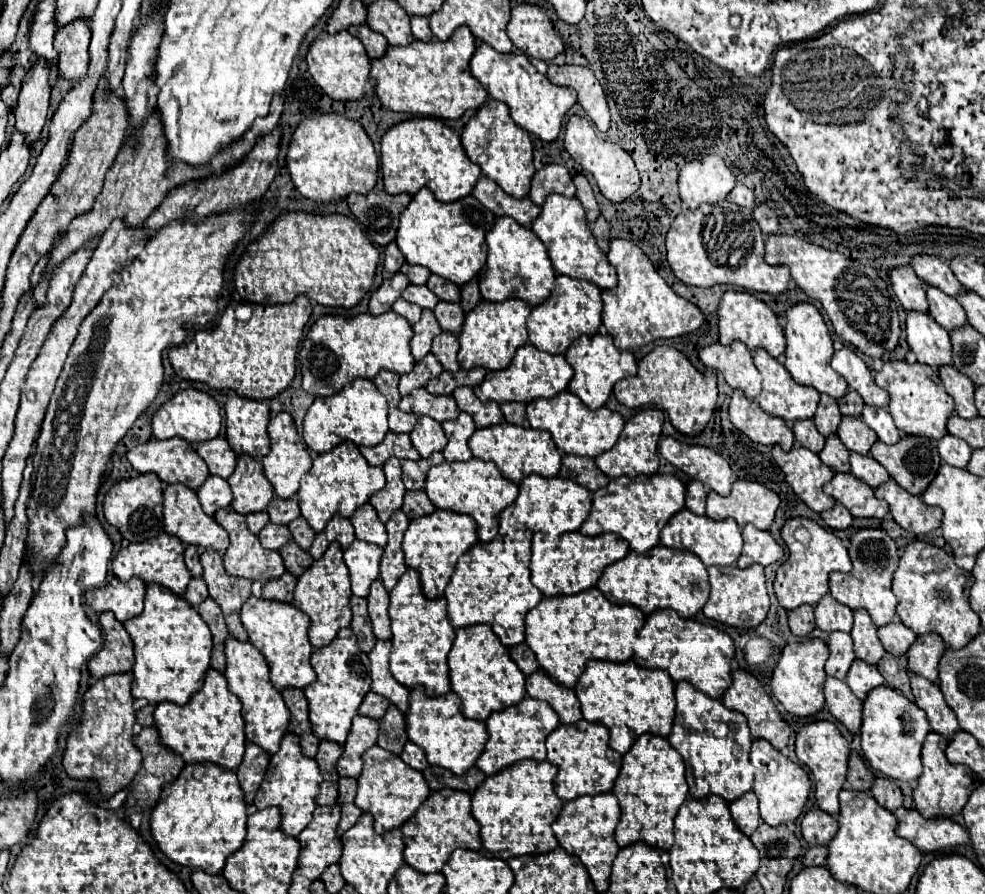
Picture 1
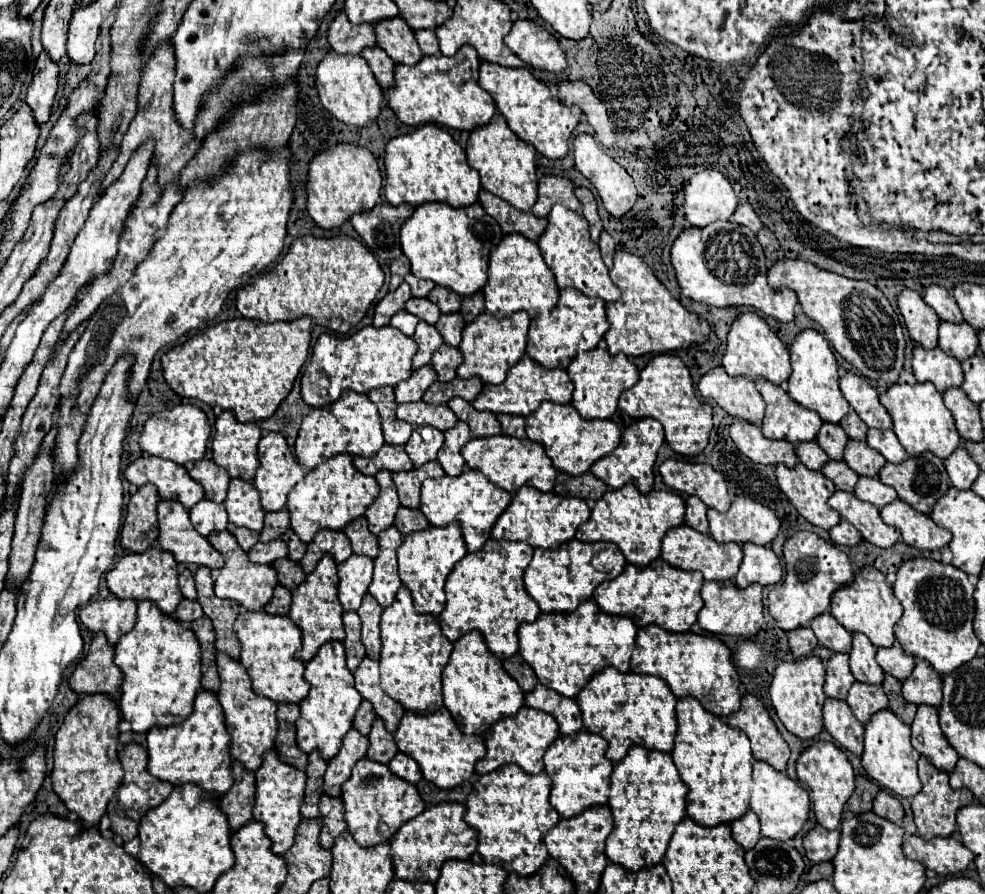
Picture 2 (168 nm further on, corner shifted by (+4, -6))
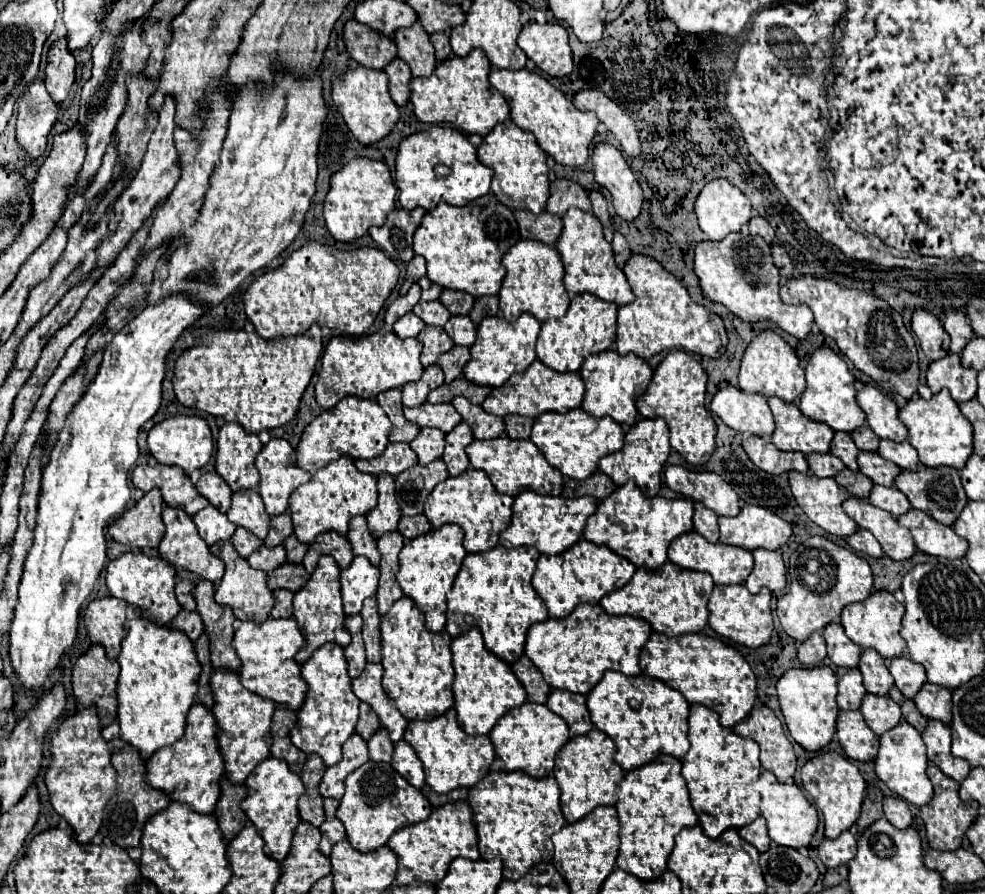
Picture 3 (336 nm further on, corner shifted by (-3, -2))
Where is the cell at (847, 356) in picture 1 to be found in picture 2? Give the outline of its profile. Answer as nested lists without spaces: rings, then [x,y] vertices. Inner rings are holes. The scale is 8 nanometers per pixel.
[[[845,373],[841,377],[841,393],[849,401],[849,405],[857,411],[857,415],[865,421],[867,427],[873,427],[873,429],[893,427],[889,413],[879,403],[877,389],[871,387],[865,377],[859,377],[855,373]]]

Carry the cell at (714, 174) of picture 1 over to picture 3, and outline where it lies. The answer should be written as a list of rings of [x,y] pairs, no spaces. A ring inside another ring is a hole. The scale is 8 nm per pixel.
[[[724,177],[704,185],[696,197],[694,211],[700,229],[712,241],[720,241],[732,231],[742,231],[752,217],[748,197]]]

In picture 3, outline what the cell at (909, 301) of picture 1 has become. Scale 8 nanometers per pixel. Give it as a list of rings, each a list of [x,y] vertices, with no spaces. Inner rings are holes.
[[[916,309],[912,315],[912,331],[930,361],[948,355],[950,337],[934,313],[930,313],[928,309]]]

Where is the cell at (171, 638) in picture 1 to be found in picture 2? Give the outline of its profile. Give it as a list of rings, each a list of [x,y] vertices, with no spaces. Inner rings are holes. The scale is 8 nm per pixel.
[[[151,601],[137,603],[137,621],[129,633],[125,633],[115,645],[115,663],[123,673],[119,711],[125,721],[131,723],[133,733],[149,733],[153,727],[169,727],[193,711],[193,701],[201,689],[201,647],[193,631],[183,629],[173,617],[163,615]]]

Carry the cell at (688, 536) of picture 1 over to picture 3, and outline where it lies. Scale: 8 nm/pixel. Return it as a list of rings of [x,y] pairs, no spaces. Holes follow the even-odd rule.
[[[688,531],[680,537],[676,537],[670,543],[668,549],[668,559],[684,569],[694,569],[694,571],[706,571],[712,575],[716,585],[734,585],[734,583],[744,583],[748,573],[752,571],[752,551],[742,549],[742,547],[732,547],[724,543],[710,543],[706,541],[698,531]]]

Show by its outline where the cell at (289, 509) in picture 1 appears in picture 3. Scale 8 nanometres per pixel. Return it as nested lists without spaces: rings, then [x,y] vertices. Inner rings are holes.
[[[282,513],[282,515],[276,515],[272,517],[270,521],[270,533],[268,537],[264,539],[264,545],[268,547],[276,547],[276,545],[282,545],[286,537],[290,537],[294,533],[294,525],[292,525],[292,517],[290,513]]]

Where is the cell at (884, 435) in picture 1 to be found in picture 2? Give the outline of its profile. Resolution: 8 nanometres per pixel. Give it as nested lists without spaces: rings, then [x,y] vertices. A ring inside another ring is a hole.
[[[869,429],[867,443],[879,451],[889,463],[901,463],[907,459],[905,449],[901,449],[901,443],[897,441],[897,435],[893,431],[881,431],[881,429]]]

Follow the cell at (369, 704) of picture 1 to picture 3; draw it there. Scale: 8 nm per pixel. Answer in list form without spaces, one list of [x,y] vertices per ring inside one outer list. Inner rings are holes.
[[[366,703],[360,705],[360,719],[358,719],[358,725],[356,725],[356,733],[362,735],[366,741],[376,733],[376,729],[380,727],[380,719],[376,717],[374,709]]]

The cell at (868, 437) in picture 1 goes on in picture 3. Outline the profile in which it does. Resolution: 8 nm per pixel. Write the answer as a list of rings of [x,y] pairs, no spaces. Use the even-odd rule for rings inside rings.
[[[860,451],[858,453],[858,467],[874,483],[886,485],[886,487],[890,487],[894,483],[896,473],[900,473],[896,463],[880,457],[876,451]]]

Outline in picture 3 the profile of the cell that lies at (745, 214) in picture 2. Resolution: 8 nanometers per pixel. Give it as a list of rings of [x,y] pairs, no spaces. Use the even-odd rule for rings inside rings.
[[[754,215],[754,217],[750,219],[748,229],[750,229],[752,235],[762,235],[768,243],[774,241],[774,229],[772,229],[770,223],[768,223],[764,217],[760,217],[760,215]]]

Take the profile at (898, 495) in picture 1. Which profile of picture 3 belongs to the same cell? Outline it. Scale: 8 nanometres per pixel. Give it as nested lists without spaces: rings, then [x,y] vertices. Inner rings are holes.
[[[910,509],[898,517],[898,523],[904,529],[908,529],[908,533],[912,533],[914,545],[916,545],[914,554],[920,551],[936,557],[958,559],[958,557],[964,557],[968,549],[968,543],[962,537],[958,537],[952,531],[952,527],[938,523],[924,511]]]

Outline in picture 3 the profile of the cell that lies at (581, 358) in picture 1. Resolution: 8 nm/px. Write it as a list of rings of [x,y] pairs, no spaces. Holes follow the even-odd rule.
[[[606,349],[602,353],[594,353],[584,359],[584,363],[580,367],[580,377],[586,383],[586,393],[584,393],[584,401],[582,401],[582,409],[586,413],[590,413],[592,417],[610,415],[618,423],[632,425],[638,417],[634,403],[646,391],[646,387],[652,379],[652,369],[644,359],[636,357],[634,353],[620,355],[616,351]]]

